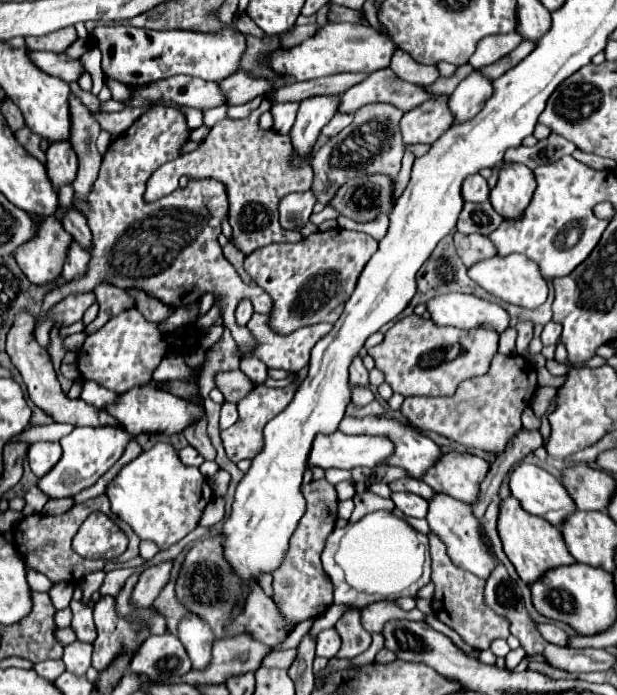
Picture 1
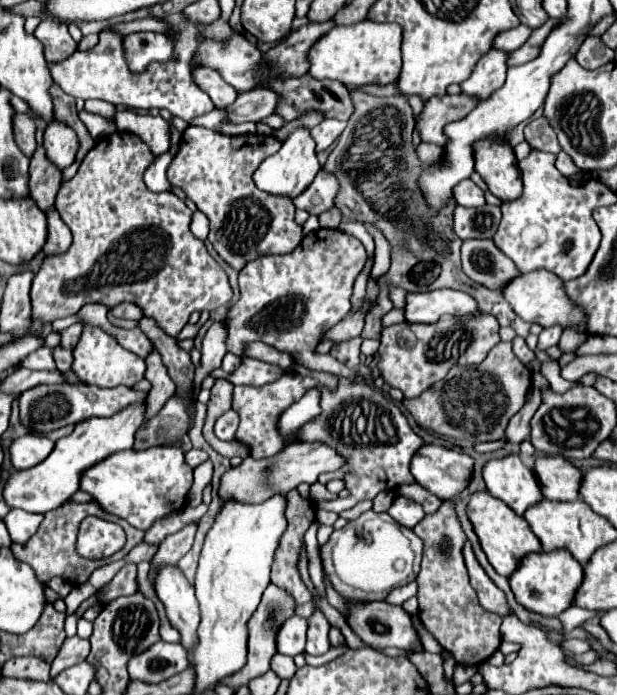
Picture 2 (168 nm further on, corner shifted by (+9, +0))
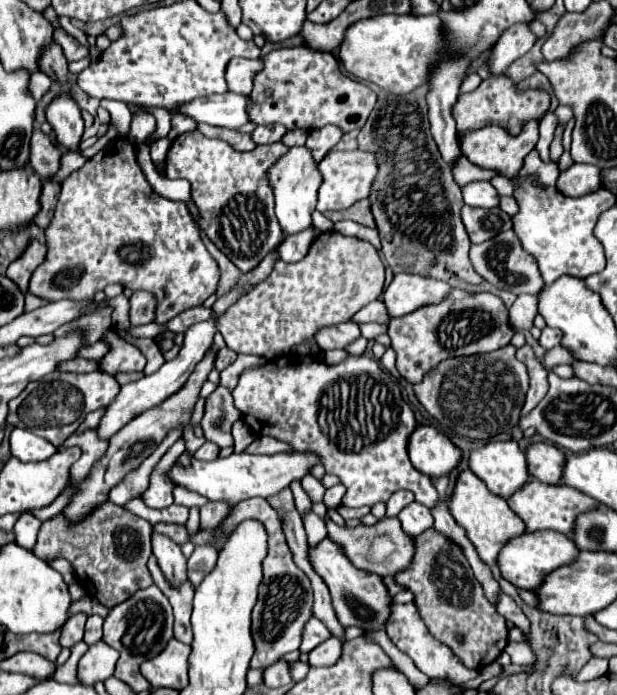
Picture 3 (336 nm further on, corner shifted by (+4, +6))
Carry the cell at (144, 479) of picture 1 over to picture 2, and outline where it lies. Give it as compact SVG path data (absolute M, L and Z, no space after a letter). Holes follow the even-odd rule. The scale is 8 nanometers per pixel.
M160 445L144 451L120 451L98 465L90 467L82 479L80 489L90 493L104 511L126 519L132 527L148 531L158 519L186 507L192 487L192 467L186 465L184 453L176 445Z

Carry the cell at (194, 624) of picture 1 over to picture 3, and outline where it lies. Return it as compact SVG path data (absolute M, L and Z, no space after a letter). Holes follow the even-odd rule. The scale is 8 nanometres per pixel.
M153 531L153 555L157 557L165 577L173 585L187 581L187 559L175 541L167 539L167 535L159 535Z

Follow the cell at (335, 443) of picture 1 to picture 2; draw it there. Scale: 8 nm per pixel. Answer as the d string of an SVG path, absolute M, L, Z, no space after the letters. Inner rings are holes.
M300 441L294 445L288 445L282 453L268 457L268 459L252 459L246 457L238 467L226 471L222 475L220 483L220 497L224 501L236 499L236 501L250 501L250 503L260 503L274 493L288 493L290 489L298 487L300 483L316 483L320 473L326 471L336 471L342 465L346 465L346 457L340 457L336 449L330 449L330 445L322 443L308 443Z

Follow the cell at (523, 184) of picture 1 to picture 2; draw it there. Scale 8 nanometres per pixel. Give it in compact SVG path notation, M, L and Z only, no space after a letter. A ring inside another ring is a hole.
M498 139L480 141L474 147L476 171L488 185L488 191L496 195L502 203L518 199L522 195L522 177L518 169L518 159L512 147Z

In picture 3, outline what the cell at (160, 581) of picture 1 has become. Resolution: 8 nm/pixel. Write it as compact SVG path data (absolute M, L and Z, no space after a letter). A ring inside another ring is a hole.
M209 501L209 503L205 503L199 509L199 513L201 513L201 523L199 525L203 529L209 529L209 527L219 525L219 521L229 515L229 509L231 509L231 505L229 503L223 503L223 501Z

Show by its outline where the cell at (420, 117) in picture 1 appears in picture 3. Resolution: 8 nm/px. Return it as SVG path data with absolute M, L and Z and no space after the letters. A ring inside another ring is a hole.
M493 75L485 79L477 91L465 93L459 97L453 107L453 117L457 121L457 129L481 129L487 125L499 125L507 129L511 135L519 135L527 121L541 121L551 105L551 95L543 89L517 89L517 85L507 75Z

